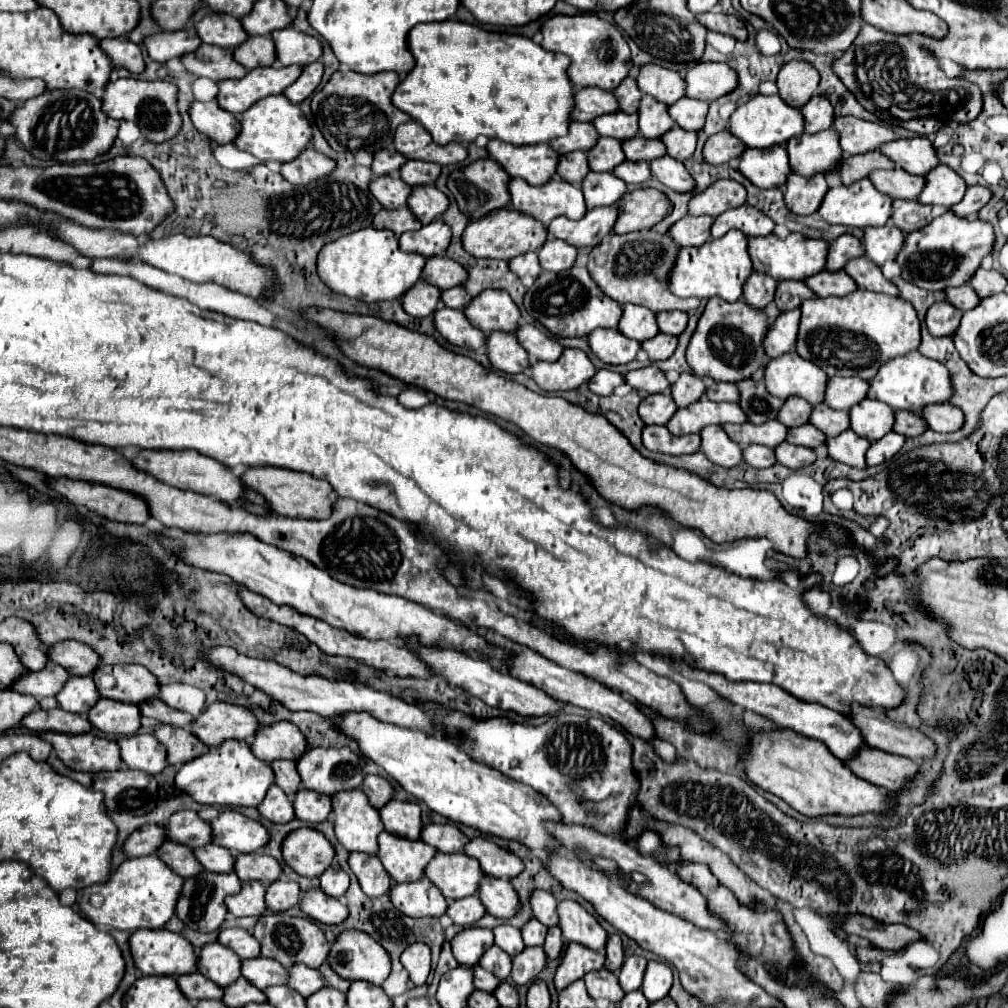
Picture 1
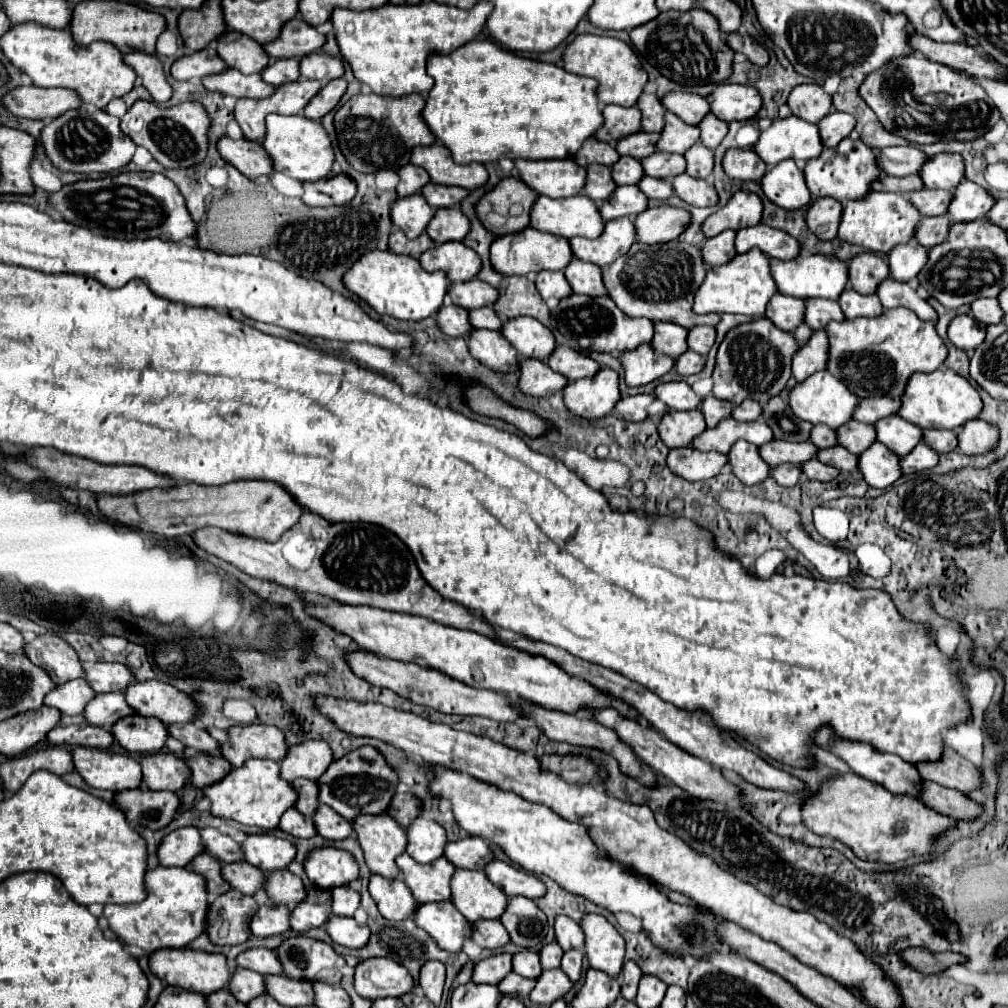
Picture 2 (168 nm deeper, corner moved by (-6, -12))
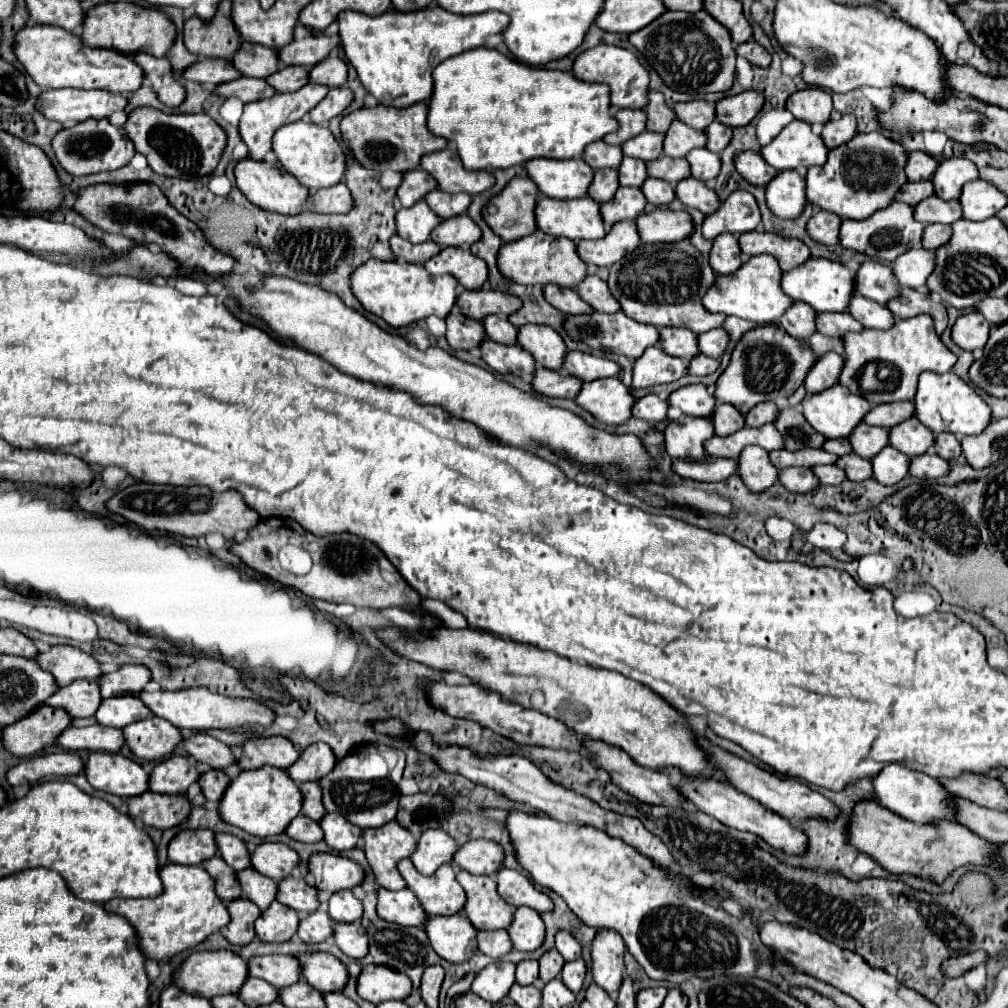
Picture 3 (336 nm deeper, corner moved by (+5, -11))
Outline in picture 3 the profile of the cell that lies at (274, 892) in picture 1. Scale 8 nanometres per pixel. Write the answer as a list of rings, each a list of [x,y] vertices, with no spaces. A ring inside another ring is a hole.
[[[316,910],[300,920],[300,930],[296,932],[302,942],[322,942],[332,936],[330,916],[322,910]]]

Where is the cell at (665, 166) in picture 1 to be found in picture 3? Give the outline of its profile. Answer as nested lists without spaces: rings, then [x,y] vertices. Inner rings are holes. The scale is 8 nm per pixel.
[[[684,178],[680,184],[676,184],[676,198],[688,206],[688,208],[696,208],[700,212],[716,212],[720,206],[720,200],[716,196],[716,192],[706,186],[704,182],[696,180],[696,178]]]

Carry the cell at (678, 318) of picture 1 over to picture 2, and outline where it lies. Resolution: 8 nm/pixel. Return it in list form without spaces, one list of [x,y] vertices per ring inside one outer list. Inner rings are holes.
[[[693,327],[689,329],[689,337],[687,337],[687,343],[689,343],[689,349],[691,351],[697,351],[701,355],[707,355],[709,349],[713,347],[715,343],[715,337],[717,337],[717,331],[715,327]]]

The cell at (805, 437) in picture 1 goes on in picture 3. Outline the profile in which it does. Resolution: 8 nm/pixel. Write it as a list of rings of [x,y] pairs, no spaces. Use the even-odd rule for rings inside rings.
[[[846,454],[844,458],[838,456],[836,464],[846,470],[848,480],[860,482],[860,480],[870,478],[870,462],[864,460],[864,458],[860,458],[860,456],[856,456],[856,454]]]

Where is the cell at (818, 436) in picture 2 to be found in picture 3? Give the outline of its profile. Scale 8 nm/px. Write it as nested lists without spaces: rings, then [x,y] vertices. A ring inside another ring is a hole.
[[[830,438],[830,440],[824,442],[822,450],[830,452],[830,454],[838,454],[838,456],[844,456],[844,454],[850,454],[852,452],[852,448],[850,448],[850,444],[848,444],[846,438],[836,438],[836,440]]]

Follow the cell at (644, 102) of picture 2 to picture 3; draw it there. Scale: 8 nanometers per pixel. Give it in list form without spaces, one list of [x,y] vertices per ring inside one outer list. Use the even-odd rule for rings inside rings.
[[[648,92],[648,106],[644,108],[644,112],[648,116],[646,130],[650,132],[666,132],[670,122],[676,118],[660,92]]]

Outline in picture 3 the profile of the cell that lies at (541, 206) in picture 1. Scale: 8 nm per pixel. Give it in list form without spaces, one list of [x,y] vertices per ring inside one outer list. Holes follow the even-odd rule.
[[[540,196],[534,208],[536,226],[554,238],[596,240],[606,234],[598,208],[600,204],[588,196],[578,200],[554,200]]]

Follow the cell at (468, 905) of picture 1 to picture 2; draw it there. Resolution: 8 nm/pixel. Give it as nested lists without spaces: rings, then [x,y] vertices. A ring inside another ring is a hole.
[[[479,921],[479,923],[475,923],[473,941],[477,945],[481,945],[483,949],[495,951],[495,949],[505,947],[511,941],[511,937],[501,921]]]

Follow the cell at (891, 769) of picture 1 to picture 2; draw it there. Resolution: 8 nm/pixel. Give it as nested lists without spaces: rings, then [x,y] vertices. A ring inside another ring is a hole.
[[[923,781],[921,801],[939,811],[941,815],[949,815],[953,819],[963,819],[963,821],[973,821],[983,813],[983,807],[971,801],[967,795],[955,789],[945,789],[933,781]]]

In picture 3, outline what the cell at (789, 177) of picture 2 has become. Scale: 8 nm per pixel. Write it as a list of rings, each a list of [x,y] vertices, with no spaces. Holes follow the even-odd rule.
[[[778,172],[766,186],[766,204],[778,218],[798,218],[806,204],[804,172]]]

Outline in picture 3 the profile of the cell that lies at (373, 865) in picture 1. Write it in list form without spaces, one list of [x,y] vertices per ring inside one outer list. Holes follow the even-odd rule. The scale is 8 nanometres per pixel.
[[[384,890],[378,894],[378,914],[388,922],[396,922],[400,926],[422,926],[426,922],[426,912],[420,906],[418,898],[412,890]]]

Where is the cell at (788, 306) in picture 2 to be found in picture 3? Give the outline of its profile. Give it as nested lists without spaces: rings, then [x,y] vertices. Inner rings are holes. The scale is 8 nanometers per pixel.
[[[796,300],[784,312],[784,318],[780,318],[778,326],[784,328],[792,338],[804,340],[816,330],[814,328],[814,316],[816,316],[816,312],[812,310],[812,306],[808,306],[806,302],[798,302]]]

